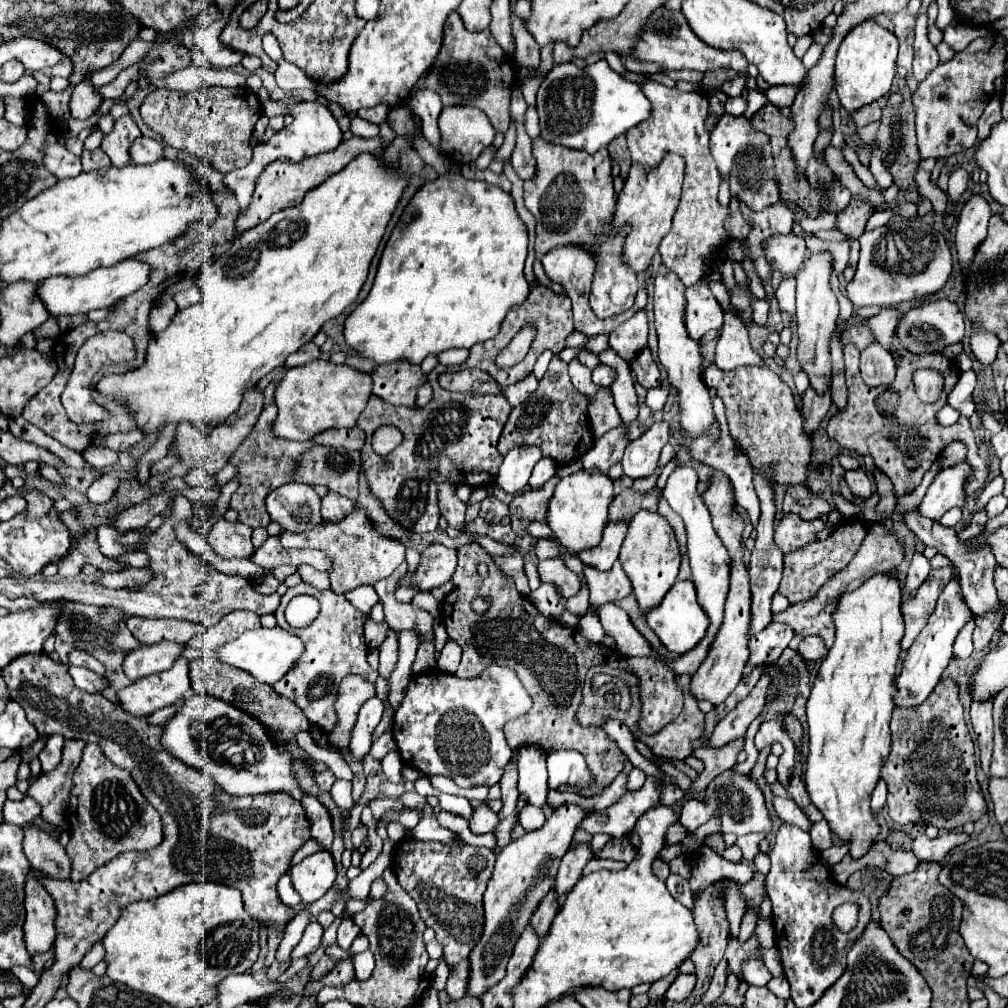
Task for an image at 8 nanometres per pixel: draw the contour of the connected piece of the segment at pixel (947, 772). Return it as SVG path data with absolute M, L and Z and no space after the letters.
M942 678L934 692L918 706L898 706L894 710L894 718L890 724L892 730L892 752L888 760L882 764L882 780L888 784L888 810L890 818L896 824L932 824L942 830L962 828L968 820L976 822L980 816L984 816L984 798L978 792L980 786L976 780L972 780L972 768L976 768L974 762L974 742L970 738L966 720L964 720L964 706L960 702L958 684L952 678Z

